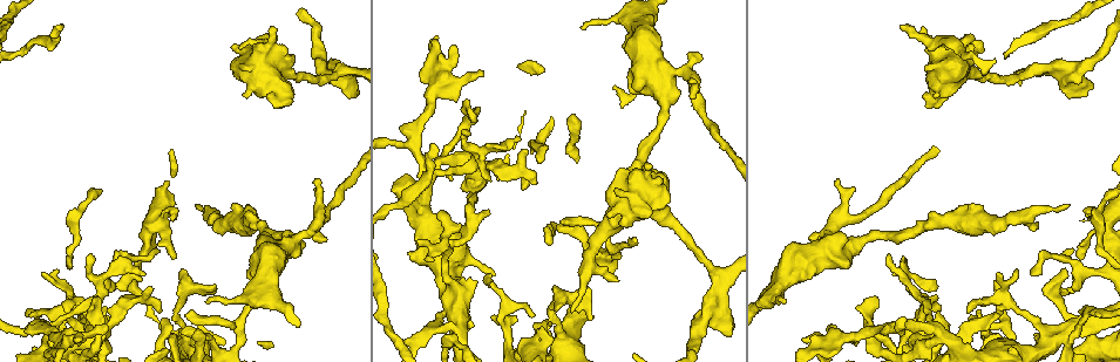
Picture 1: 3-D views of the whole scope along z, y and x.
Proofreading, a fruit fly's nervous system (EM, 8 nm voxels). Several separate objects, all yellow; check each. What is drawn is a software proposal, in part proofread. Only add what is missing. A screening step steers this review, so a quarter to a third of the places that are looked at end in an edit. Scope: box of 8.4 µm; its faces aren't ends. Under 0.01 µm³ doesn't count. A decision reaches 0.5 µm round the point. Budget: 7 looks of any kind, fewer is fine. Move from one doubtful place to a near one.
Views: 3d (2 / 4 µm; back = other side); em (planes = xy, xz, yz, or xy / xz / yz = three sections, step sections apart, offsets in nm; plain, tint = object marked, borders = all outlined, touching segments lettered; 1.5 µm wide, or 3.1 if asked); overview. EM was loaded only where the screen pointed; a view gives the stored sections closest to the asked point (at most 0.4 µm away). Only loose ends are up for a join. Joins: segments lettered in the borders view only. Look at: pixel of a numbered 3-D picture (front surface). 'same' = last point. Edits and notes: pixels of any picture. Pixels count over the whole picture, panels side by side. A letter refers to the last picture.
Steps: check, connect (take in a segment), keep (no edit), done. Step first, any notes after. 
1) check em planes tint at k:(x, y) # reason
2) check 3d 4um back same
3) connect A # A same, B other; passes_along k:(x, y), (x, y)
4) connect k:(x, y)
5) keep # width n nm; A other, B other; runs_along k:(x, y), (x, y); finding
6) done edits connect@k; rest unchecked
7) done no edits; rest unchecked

check em planes borders at 1:(864, 300) # free end

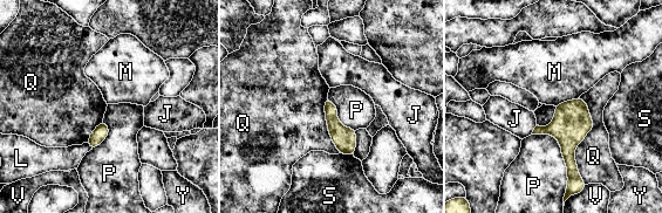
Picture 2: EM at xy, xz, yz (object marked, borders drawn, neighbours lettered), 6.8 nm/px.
keep # J other, L other, M other, P other, Q other, S other, V other, Y other; no lettered segment goes on from it

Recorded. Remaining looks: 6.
check 3d 4um at 1:(811, 241) # branch stops here

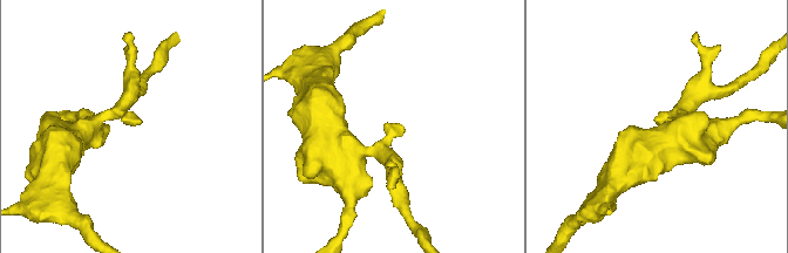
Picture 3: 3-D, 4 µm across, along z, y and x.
check em planes borders at 3:(404, 126)

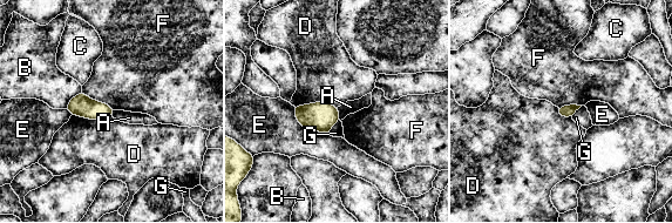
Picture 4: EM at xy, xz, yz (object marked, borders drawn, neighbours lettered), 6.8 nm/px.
keep # A other, B other, C other, D other, E other, F other, G other; no lettered segment goes on from it

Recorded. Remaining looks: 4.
check em planes borders at 1:(644, 165) # an open end

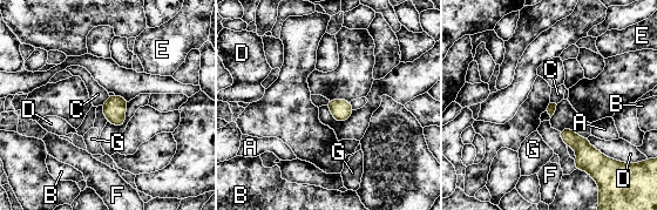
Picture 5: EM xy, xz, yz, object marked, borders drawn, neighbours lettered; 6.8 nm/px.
keep # A other, B other, C other, D other, E other, F other, G other; no lettered segment goes on from it

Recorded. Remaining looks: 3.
done no edits; rest unchecked

